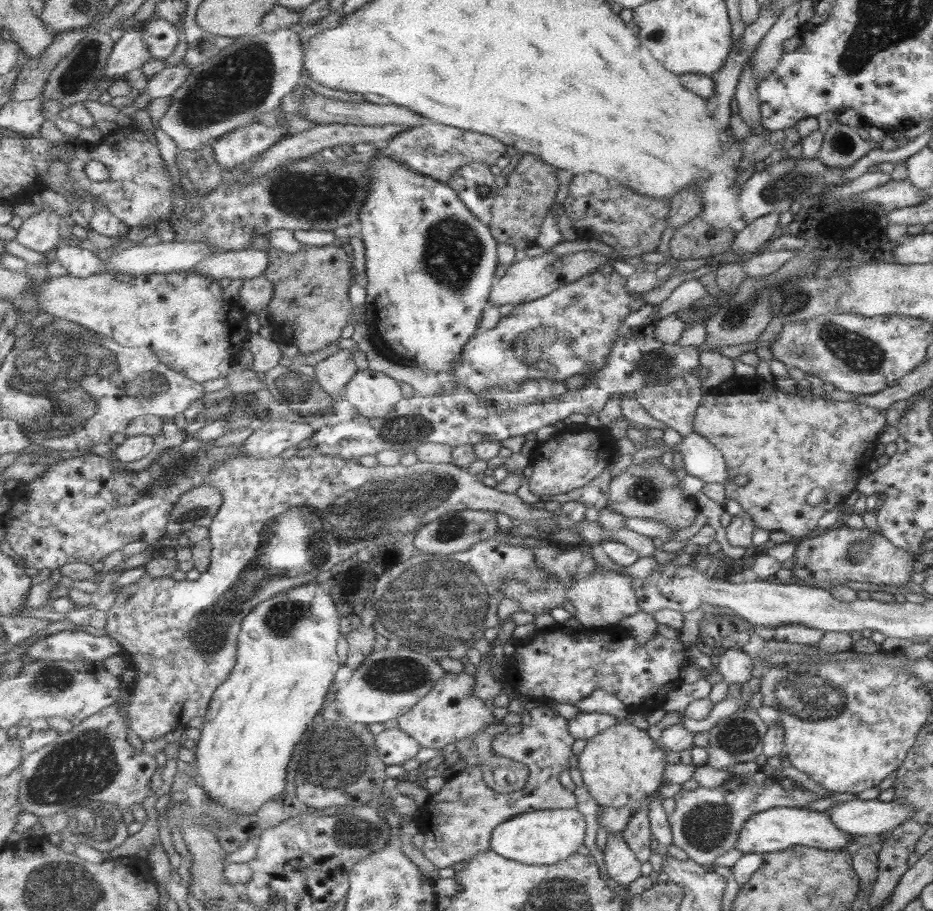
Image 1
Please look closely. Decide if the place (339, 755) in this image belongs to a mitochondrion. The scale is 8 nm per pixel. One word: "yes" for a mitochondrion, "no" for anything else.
yes

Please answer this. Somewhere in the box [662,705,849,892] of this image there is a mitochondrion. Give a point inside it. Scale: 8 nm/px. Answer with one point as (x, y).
(706, 825)

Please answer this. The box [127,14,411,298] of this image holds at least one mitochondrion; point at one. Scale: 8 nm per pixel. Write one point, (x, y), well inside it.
(240, 82)

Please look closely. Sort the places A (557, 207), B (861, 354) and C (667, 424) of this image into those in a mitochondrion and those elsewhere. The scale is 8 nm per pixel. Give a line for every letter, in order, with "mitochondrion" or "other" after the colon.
A: other
B: mitochondrion
C: other

